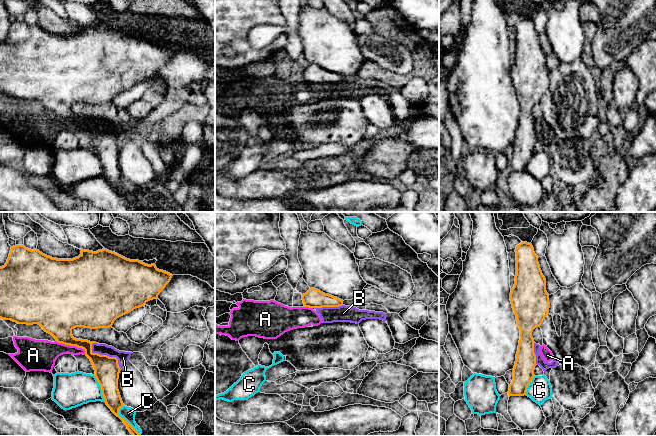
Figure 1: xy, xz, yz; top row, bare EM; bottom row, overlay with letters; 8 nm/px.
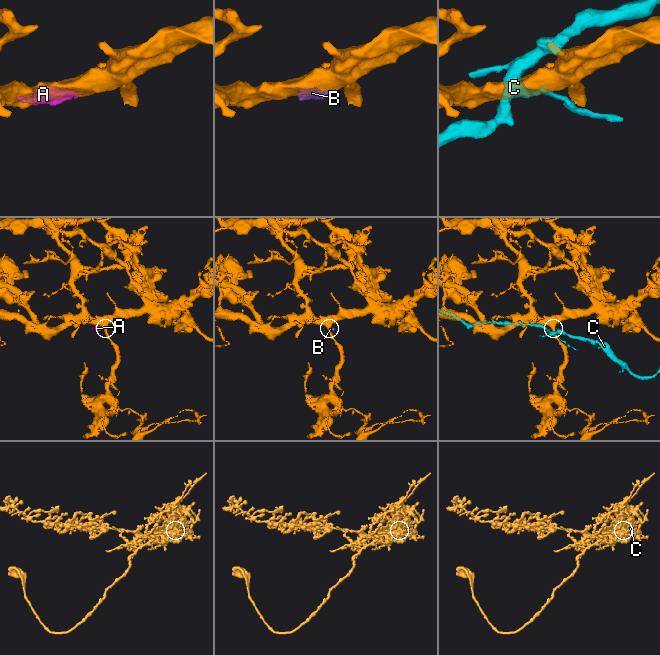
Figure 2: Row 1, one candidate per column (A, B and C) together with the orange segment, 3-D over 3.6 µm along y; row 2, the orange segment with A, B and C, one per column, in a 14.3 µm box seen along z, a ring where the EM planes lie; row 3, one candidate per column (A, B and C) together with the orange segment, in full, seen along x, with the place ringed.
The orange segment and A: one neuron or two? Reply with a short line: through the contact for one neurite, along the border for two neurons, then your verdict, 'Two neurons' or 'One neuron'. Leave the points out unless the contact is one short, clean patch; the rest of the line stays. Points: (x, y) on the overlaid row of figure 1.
Two neurons

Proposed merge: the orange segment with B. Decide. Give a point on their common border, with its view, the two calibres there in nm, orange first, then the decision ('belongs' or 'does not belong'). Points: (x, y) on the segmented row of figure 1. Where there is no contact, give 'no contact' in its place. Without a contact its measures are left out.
contact xy (106, 355); calibres 200 and 100 nm; does not belong

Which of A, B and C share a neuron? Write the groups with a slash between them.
A B / C

